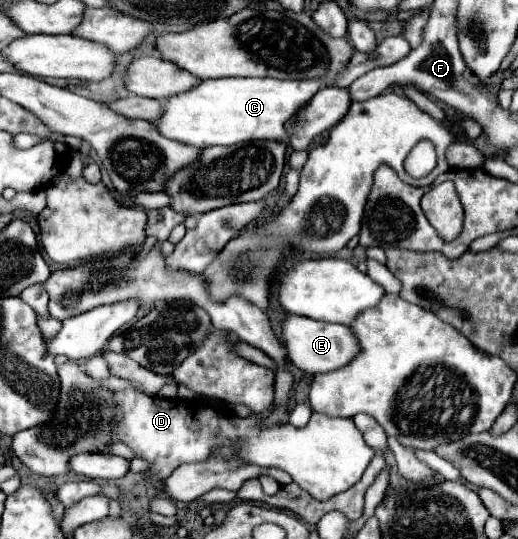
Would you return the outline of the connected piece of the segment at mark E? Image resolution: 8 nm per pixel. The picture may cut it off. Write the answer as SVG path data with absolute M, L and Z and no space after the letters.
M287 315L281 323L281 343L287 349L287 359L301 371L307 373L325 373L343 367L349 363L353 353L357 353L357 339L353 337L351 327L347 325L333 325L315 321L301 315Z

